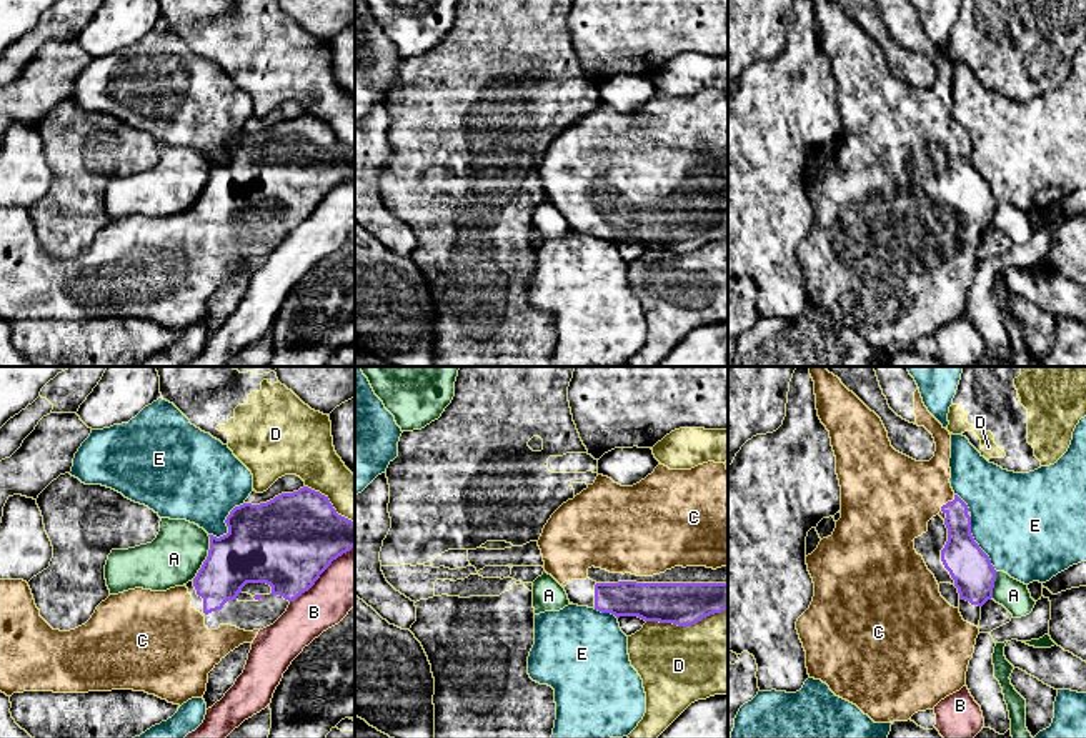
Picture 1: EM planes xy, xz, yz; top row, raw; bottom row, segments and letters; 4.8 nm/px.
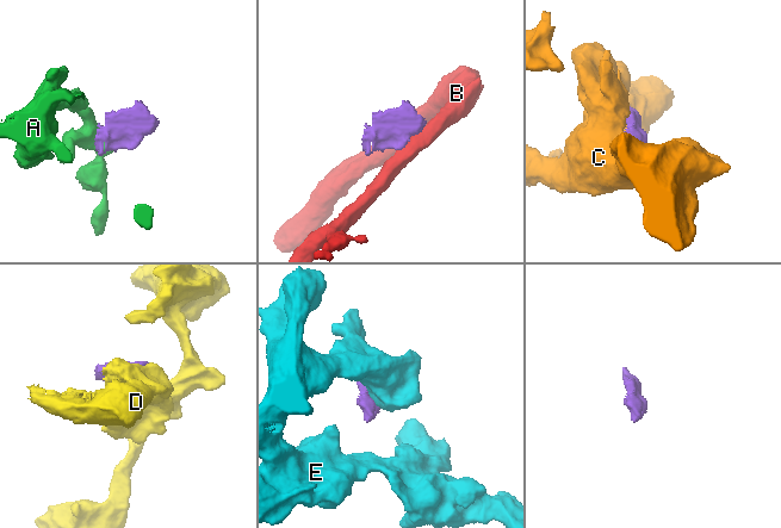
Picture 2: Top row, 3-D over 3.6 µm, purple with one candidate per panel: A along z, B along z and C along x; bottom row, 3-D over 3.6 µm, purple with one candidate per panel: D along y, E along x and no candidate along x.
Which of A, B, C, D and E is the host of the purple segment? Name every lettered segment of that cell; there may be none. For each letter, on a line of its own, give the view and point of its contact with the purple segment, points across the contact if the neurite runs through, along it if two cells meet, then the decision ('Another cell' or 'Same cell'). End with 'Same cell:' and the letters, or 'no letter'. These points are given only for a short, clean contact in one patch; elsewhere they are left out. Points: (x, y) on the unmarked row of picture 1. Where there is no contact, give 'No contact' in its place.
A: Touches purple at xy (207, 184). Boundary: xy (209, 162), (209, 182), (192, 205). Another cell
B: Touches purple at xy (322, 199). Boundary: xy (353, 172), (338, 182), (307, 217), (290, 229). Another cell
C: Touches purple at yz (948, 129). Same cell
D: Touches purple at xz (687, 252). Another cell
E: Touches purple at yz (978, 172). Another cell
Same cell: C

